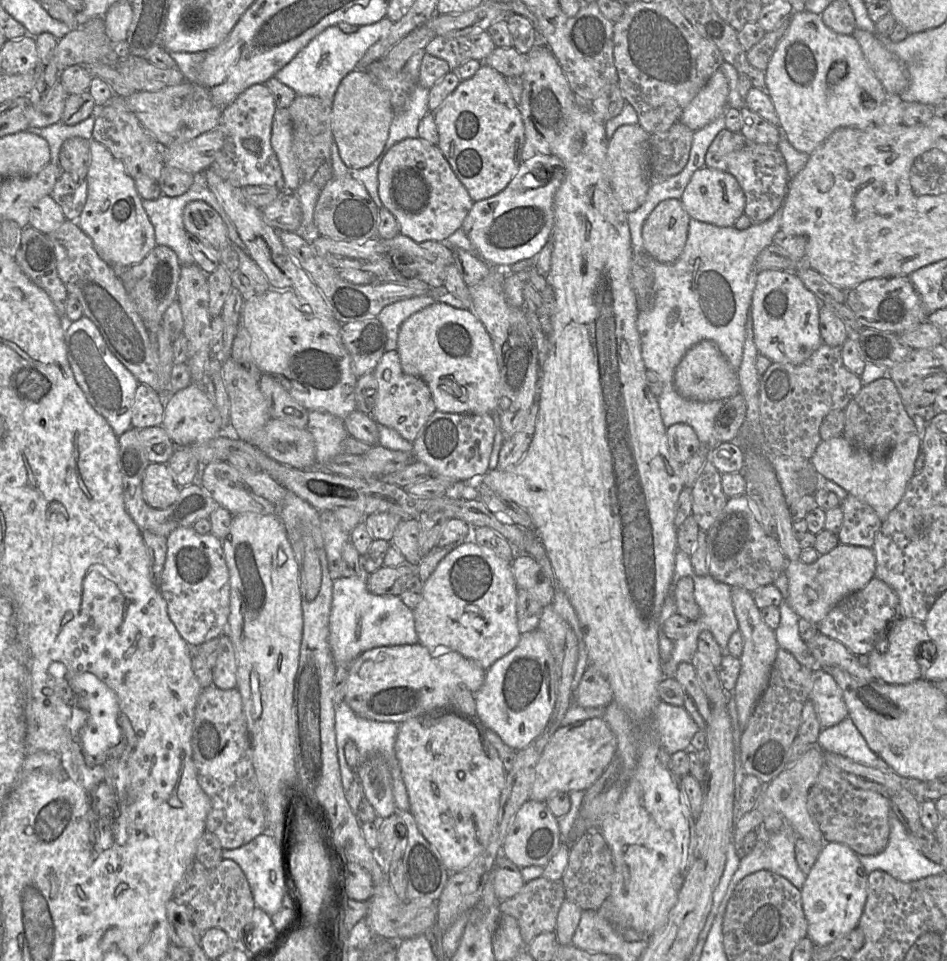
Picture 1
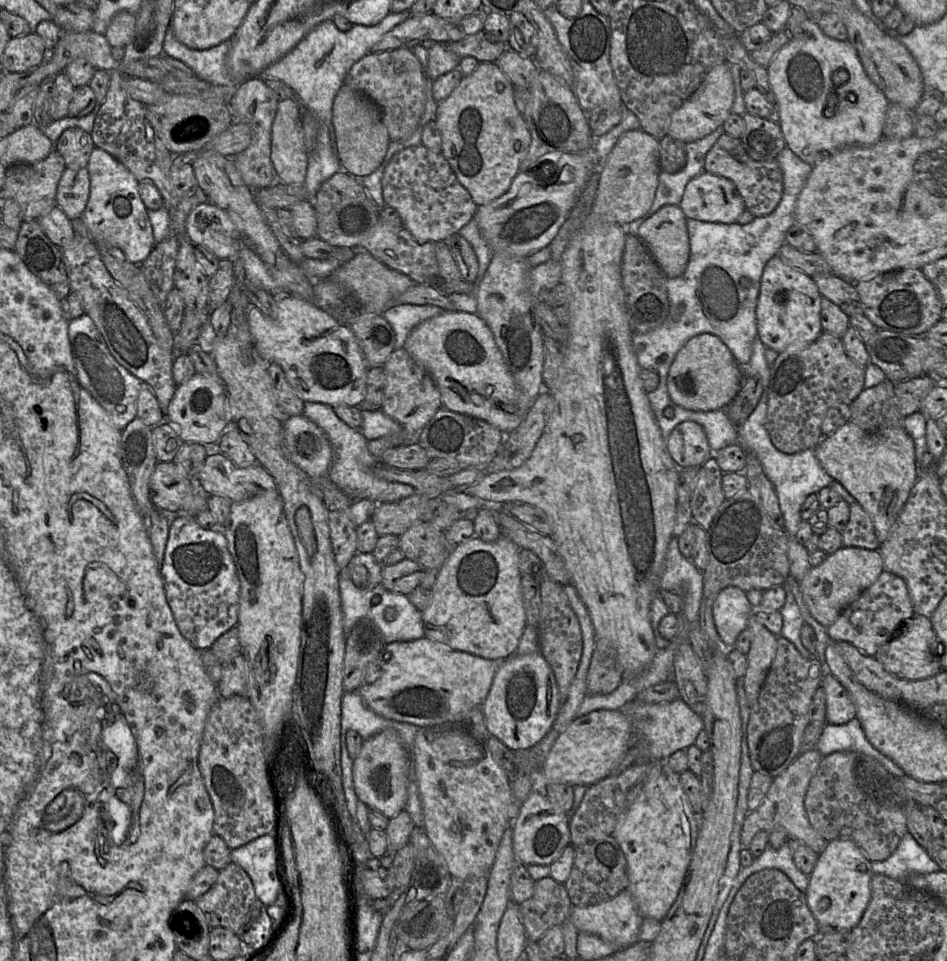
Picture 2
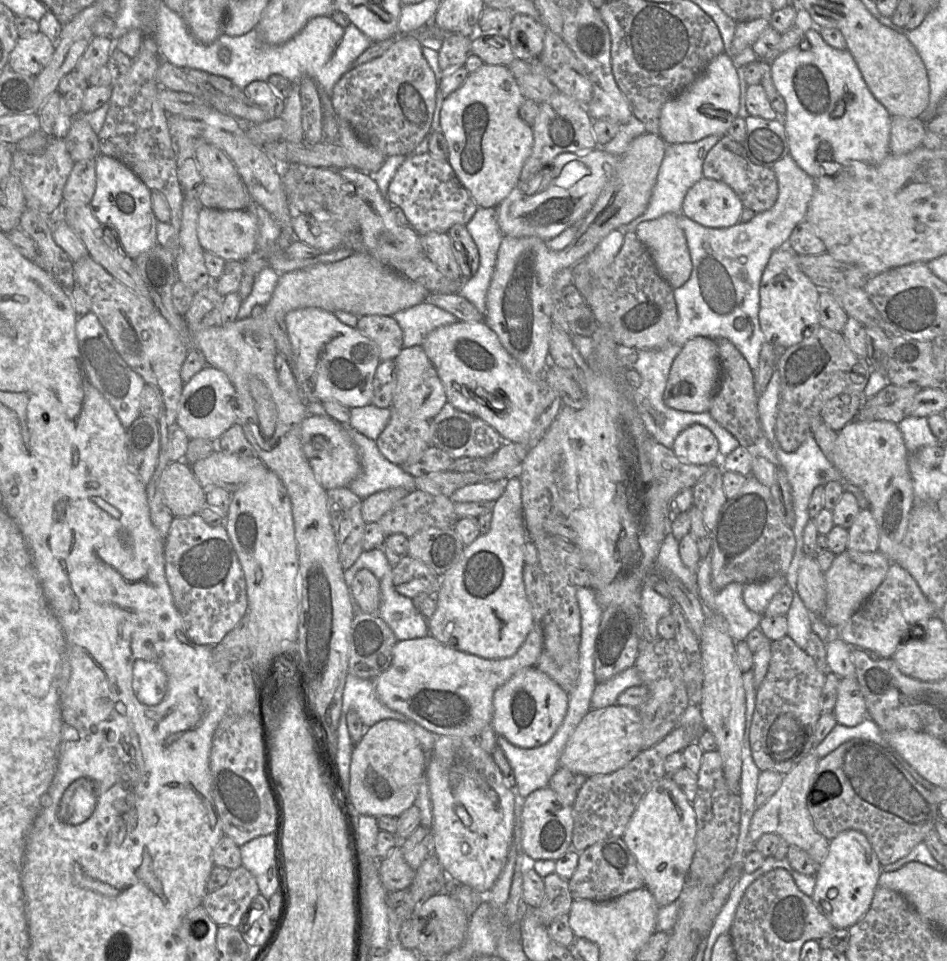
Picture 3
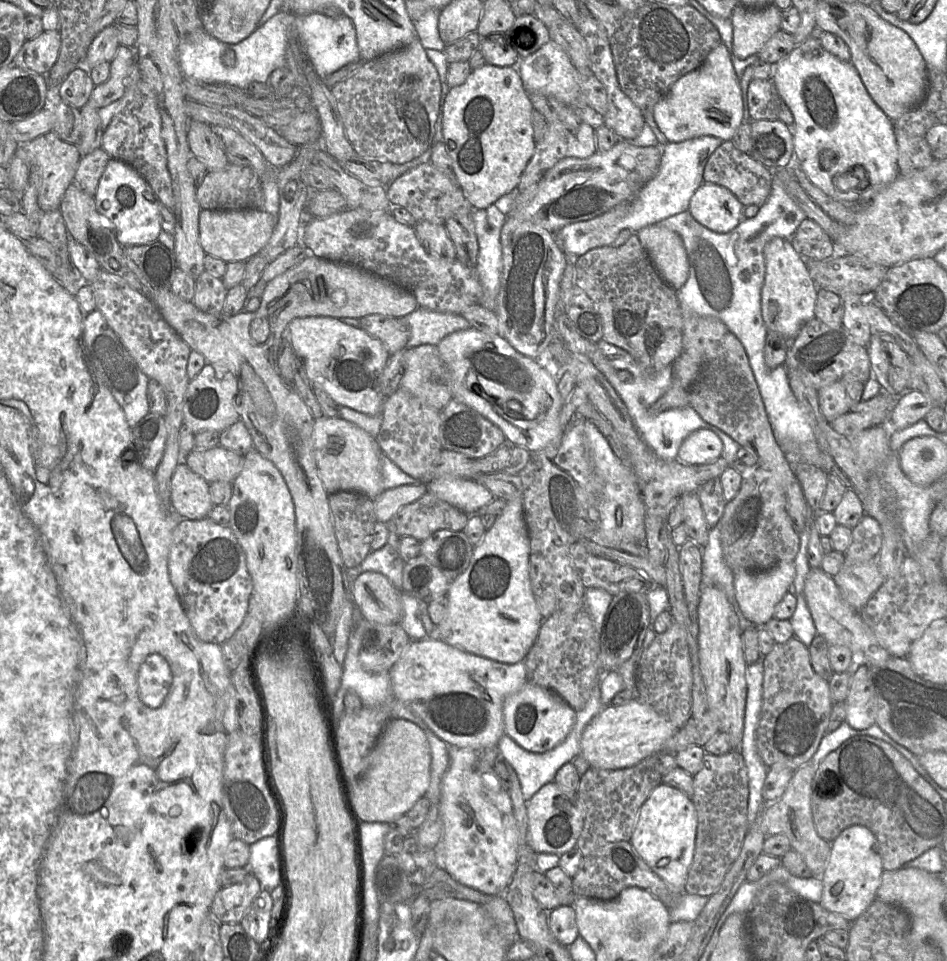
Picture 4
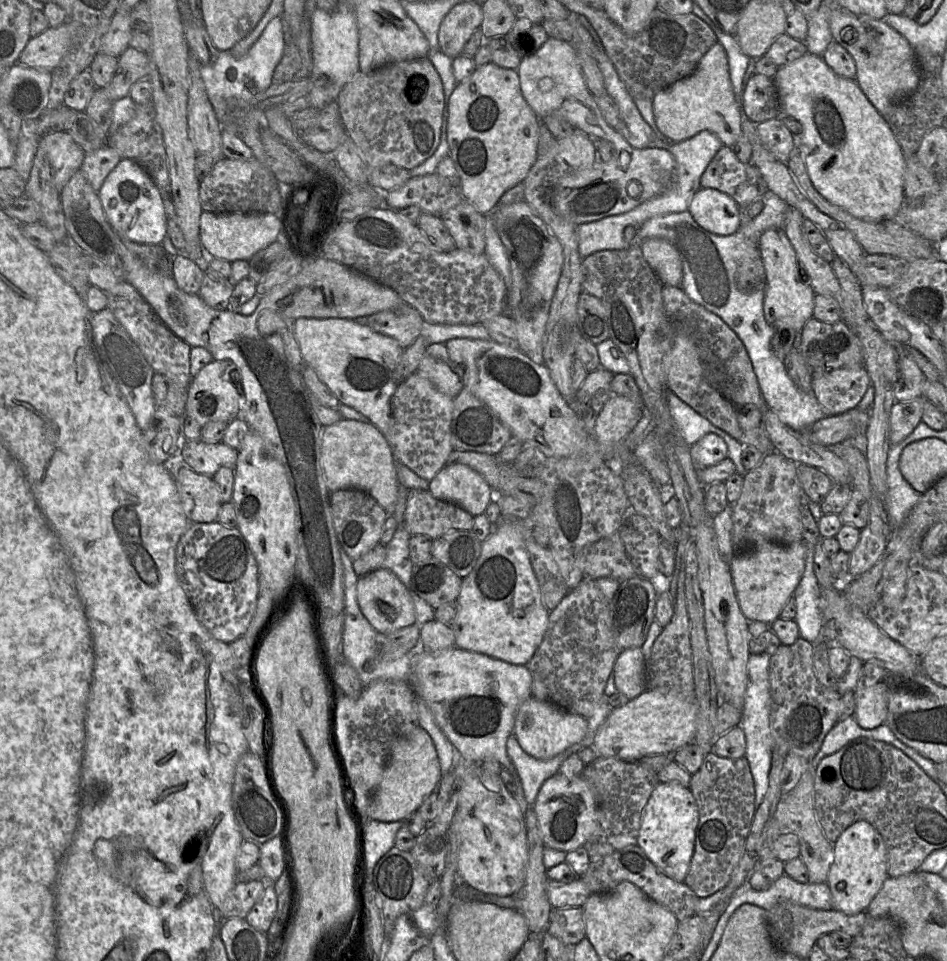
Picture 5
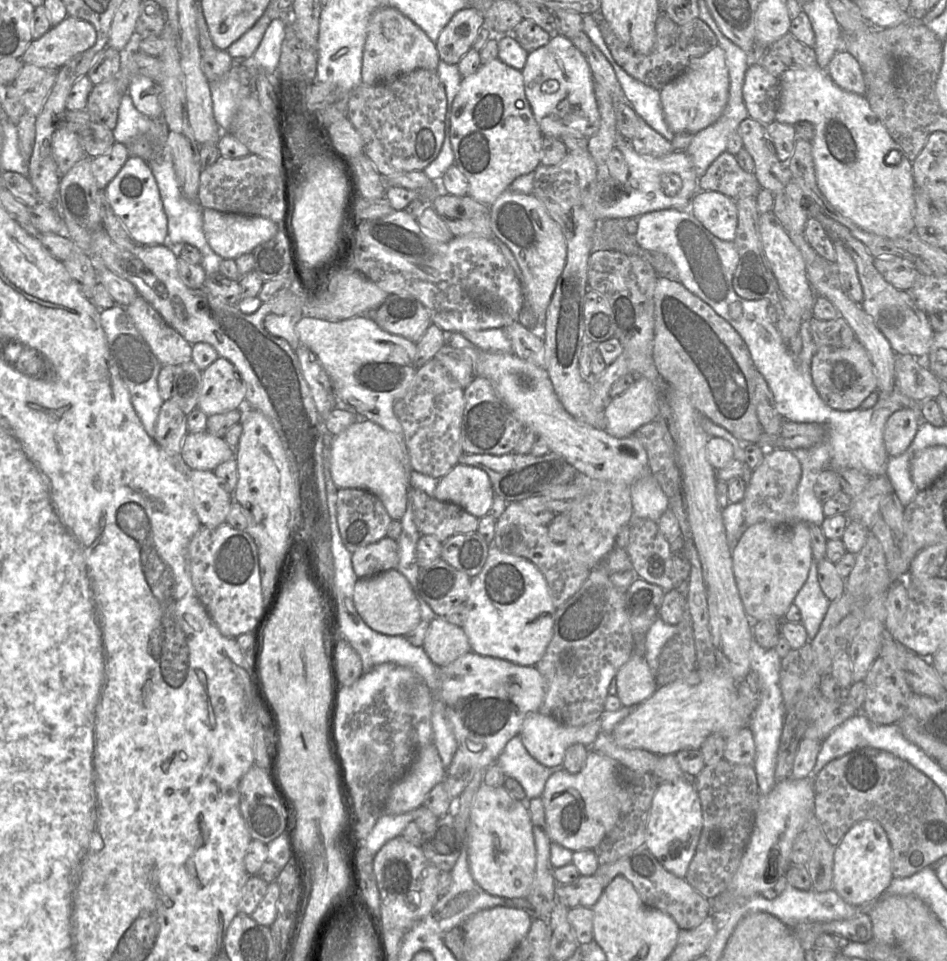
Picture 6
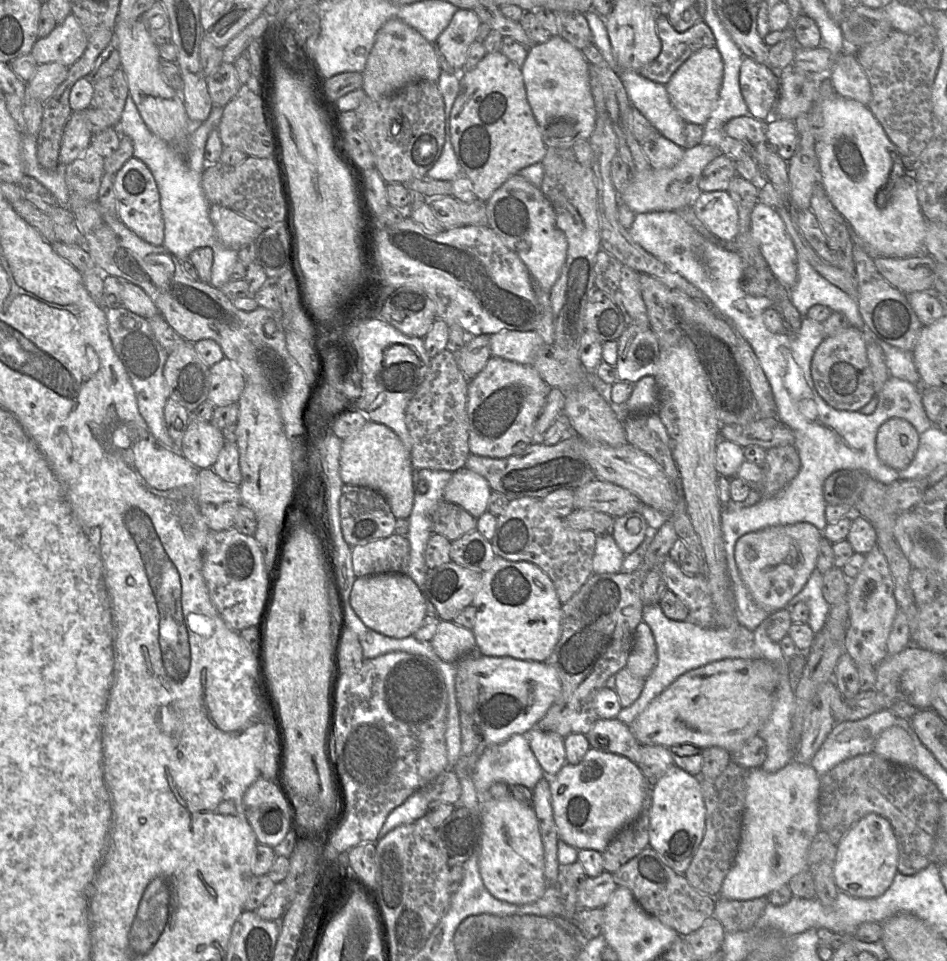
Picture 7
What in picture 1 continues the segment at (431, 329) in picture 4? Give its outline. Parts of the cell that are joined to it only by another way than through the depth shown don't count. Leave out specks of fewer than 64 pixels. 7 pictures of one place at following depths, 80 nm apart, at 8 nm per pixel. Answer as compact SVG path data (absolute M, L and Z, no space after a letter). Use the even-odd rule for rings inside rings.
M417 296L400 300L384 307L377 315L377 319L386 331L385 352L397 349L399 329L407 318L435 303L438 303L438 300L432 296Z

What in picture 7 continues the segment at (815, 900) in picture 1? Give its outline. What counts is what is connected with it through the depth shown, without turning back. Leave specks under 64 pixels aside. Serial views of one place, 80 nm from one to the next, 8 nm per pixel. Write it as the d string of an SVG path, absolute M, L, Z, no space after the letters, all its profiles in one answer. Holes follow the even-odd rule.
M870 813L857 821L837 844L834 880L840 891L857 898L882 895L898 873L898 844L891 823L885 817Z

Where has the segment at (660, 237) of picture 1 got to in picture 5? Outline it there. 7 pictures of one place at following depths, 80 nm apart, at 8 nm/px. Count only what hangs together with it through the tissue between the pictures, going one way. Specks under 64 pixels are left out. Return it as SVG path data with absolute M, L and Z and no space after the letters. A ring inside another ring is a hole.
M647 238L641 242L645 259L663 285L681 286L683 264L679 250L663 238Z

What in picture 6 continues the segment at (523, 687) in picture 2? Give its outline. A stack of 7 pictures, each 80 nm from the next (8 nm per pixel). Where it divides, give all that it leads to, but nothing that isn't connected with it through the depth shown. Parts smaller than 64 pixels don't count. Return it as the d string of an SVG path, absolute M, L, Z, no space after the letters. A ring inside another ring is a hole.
M535 711L526 716L518 735L529 754L539 763L547 767L563 767L564 757L569 746L580 743L592 747L600 732L599 719L582 726L569 726L540 711Z

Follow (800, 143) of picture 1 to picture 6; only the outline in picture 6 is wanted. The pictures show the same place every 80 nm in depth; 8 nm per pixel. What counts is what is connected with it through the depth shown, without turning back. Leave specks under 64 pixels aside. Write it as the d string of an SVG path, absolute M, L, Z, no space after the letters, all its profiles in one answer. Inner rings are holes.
M818 65L789 67L779 76L779 84L775 120L792 125L805 120L814 126L811 143L817 184L829 203L876 235L896 238L915 232L912 162L873 112L866 96L843 90Z

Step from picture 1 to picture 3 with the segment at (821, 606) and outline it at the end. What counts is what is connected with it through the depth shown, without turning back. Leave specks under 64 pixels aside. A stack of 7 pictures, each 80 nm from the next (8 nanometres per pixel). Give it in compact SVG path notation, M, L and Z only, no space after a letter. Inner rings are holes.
M846 549L835 555L831 567L824 572L826 606L823 620L832 628L841 627L875 592L886 577L891 562L879 551L863 553Z

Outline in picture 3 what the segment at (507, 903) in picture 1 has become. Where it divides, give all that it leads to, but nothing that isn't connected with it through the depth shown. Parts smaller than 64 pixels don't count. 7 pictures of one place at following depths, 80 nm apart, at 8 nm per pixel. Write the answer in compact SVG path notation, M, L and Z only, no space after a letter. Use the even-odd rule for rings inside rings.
M553 872L543 878L545 895L533 912L539 921L549 926L557 917L569 914L573 898L570 894L568 880Z

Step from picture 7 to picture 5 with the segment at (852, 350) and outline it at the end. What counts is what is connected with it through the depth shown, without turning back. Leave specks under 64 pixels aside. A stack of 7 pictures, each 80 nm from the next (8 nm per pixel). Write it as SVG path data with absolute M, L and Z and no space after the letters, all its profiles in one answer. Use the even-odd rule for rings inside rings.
M864 366L812 372L812 392L827 417L857 408L870 385Z

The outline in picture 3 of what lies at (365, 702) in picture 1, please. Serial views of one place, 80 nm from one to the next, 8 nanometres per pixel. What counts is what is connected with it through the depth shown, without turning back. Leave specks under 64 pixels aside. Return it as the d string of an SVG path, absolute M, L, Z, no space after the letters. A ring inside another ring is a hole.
M534 621L524 643L511 657L502 659L485 659L477 655L450 648L433 636L398 641L393 648L389 667L374 681L380 701L423 726L435 736L475 737L493 718L493 696L498 687L506 683L522 669L535 666L543 651L543 631L541 622Z

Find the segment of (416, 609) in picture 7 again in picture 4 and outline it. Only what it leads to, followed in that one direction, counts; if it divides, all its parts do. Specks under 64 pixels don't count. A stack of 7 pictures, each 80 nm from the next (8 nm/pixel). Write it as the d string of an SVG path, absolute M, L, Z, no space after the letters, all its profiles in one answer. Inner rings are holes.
M366 571L351 583L351 598L362 618L383 625L398 624L400 592L381 573Z

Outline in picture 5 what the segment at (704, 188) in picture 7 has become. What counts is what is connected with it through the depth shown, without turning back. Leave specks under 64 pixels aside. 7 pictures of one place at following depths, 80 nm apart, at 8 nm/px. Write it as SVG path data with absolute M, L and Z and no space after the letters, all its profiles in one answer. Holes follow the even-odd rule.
M723 145L705 169L700 185L714 188L731 196L747 208L752 202L763 198L767 184L753 163L741 162L731 147Z

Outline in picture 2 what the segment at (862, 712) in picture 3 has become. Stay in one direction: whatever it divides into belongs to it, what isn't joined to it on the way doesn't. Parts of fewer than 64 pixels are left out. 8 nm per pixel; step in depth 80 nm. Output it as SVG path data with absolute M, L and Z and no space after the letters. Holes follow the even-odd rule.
M830 672L824 673L820 687L826 696L826 721L829 724L846 724L856 718L856 707L848 691Z

